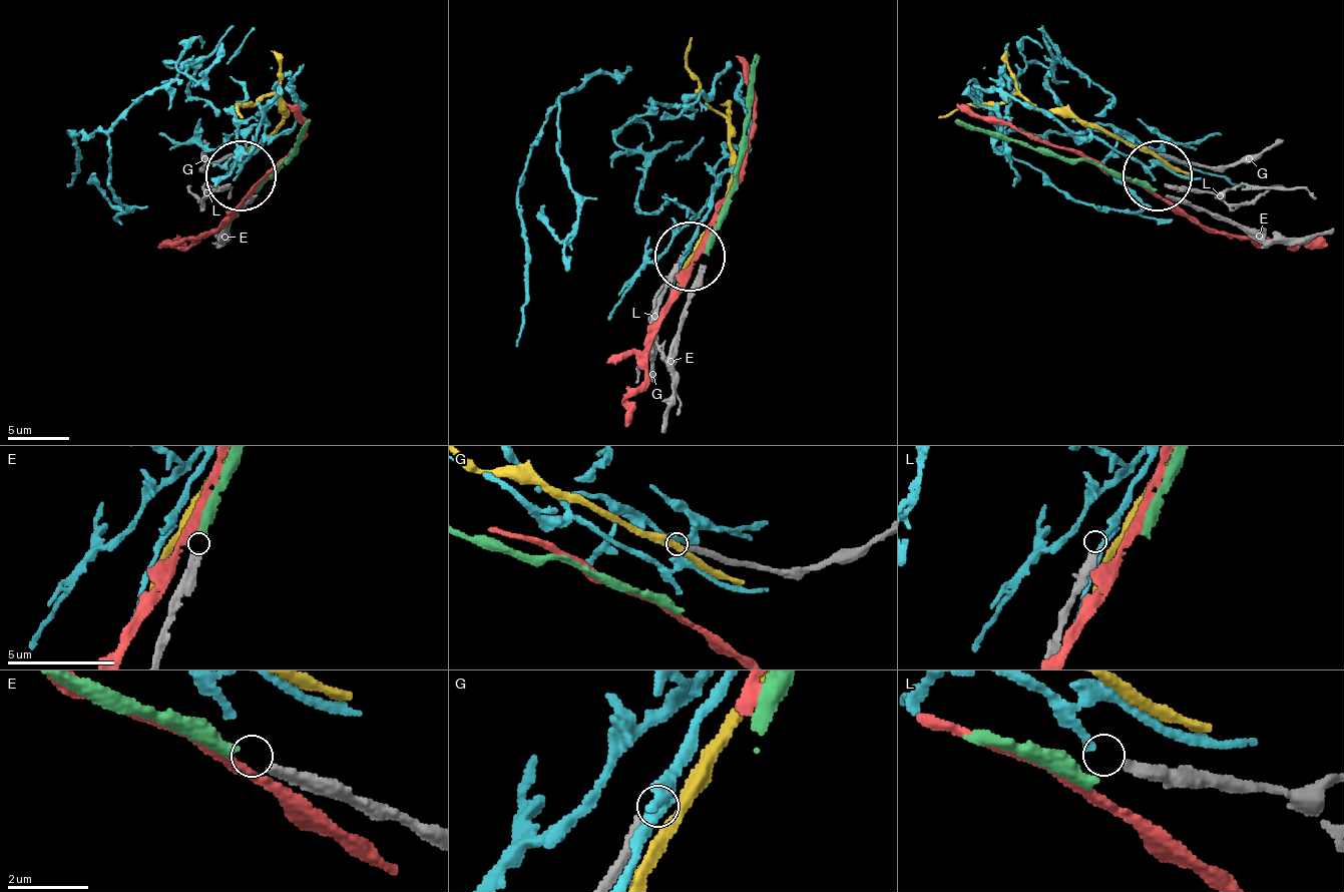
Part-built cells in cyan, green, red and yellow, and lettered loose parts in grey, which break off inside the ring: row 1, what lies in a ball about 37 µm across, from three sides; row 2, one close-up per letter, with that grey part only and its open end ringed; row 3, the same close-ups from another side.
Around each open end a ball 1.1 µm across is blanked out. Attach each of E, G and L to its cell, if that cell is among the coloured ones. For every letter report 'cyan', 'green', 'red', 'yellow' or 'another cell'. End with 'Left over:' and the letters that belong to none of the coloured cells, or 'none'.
E: green
G: another cell
L: cyan
Left over: G

